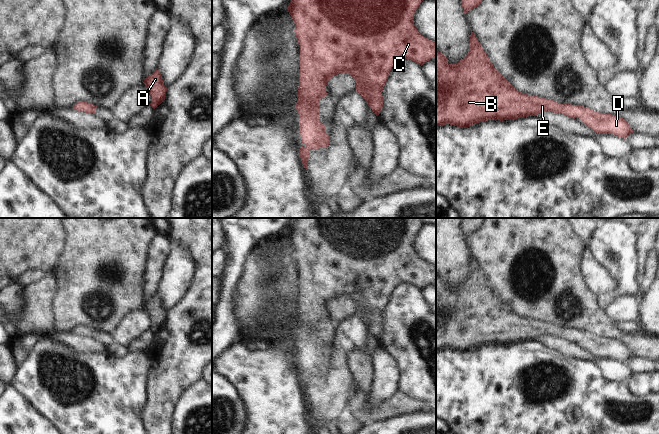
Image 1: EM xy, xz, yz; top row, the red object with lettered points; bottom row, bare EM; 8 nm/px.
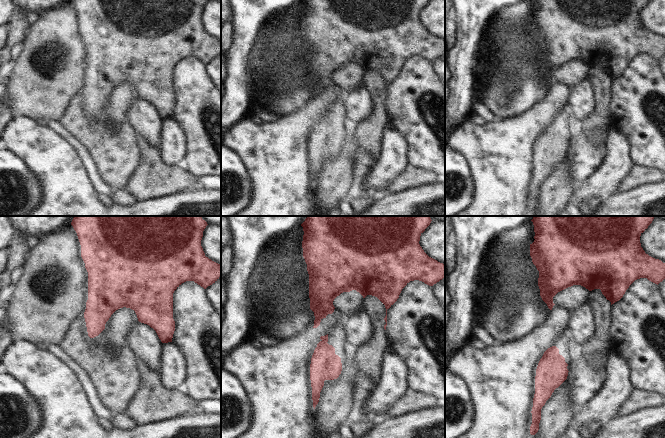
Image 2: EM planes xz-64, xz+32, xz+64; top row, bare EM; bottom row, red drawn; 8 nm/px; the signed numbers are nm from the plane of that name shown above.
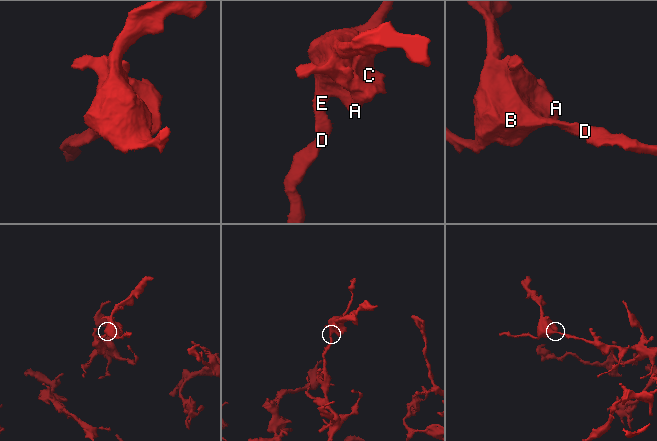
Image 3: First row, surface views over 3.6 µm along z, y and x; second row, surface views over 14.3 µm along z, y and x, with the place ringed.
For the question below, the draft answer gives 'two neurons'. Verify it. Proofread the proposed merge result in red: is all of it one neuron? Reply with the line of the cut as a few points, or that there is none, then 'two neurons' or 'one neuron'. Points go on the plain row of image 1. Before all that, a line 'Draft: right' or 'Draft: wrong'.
Draft: wrong
no cut; one neuron

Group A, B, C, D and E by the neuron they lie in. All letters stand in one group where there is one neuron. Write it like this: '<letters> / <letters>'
A B C D E

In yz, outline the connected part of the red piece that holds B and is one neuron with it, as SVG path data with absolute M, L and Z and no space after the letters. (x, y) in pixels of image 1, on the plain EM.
M472 254L470 273L458 287L449 288L448 283L436 274L436 351L450 348L458 352L468 352L488 344L515 344L537 340L541 336L554 336L573 343L580 342L595 357L614 358L623 363L633 357L628 346L620 340L522 318L496 294Z

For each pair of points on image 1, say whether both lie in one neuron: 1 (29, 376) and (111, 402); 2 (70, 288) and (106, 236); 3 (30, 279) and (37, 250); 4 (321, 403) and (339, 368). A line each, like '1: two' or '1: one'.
1: one
2: one
3: two
4: one

